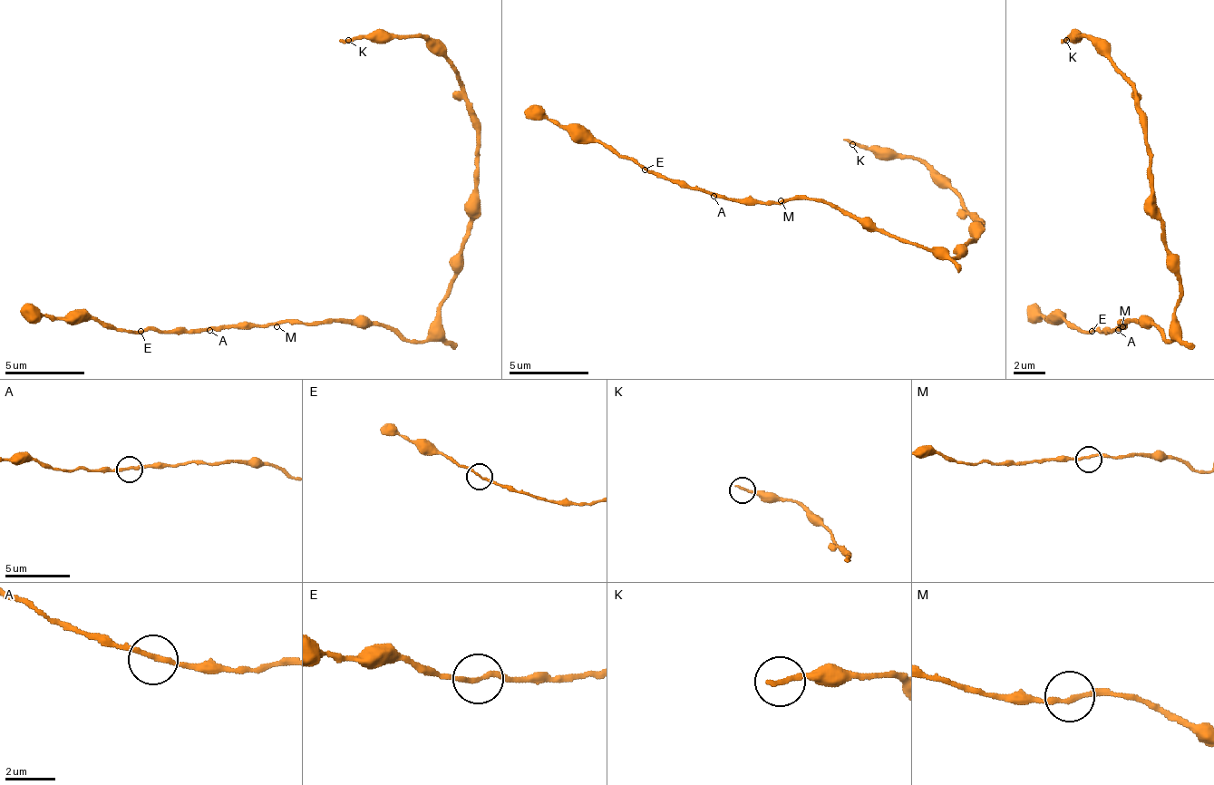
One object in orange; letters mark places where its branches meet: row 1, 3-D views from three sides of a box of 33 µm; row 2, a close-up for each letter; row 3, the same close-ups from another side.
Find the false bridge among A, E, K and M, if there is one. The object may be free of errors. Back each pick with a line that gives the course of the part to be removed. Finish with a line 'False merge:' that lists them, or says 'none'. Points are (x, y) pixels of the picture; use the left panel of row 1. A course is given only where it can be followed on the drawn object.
False merge: none

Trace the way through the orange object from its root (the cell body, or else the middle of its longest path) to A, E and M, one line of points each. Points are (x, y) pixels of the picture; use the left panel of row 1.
A: (423, 342), (400, 338), (383, 326), (356, 326), (352, 322), (276, 322), (273, 326), (221, 326), (209, 330)
E: (423, 342), (400, 338), (383, 326), (356, 326), (352, 322), (141, 330)
M: (423, 342), (400, 338), (383, 326), (356, 326), (352, 322), (280, 322), (276, 326)

